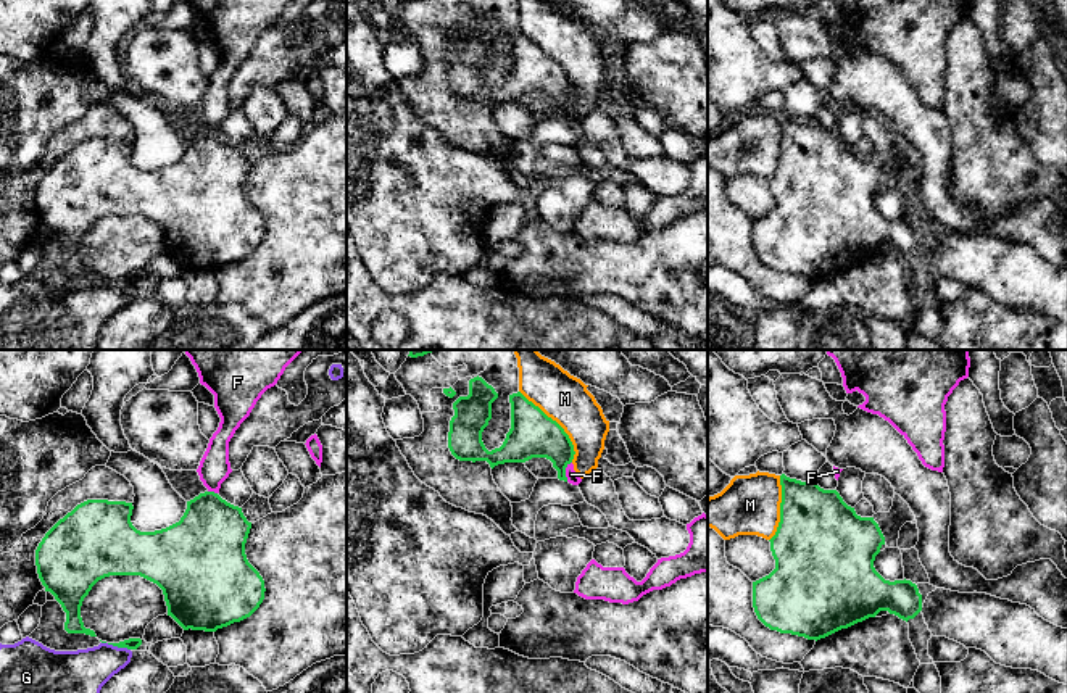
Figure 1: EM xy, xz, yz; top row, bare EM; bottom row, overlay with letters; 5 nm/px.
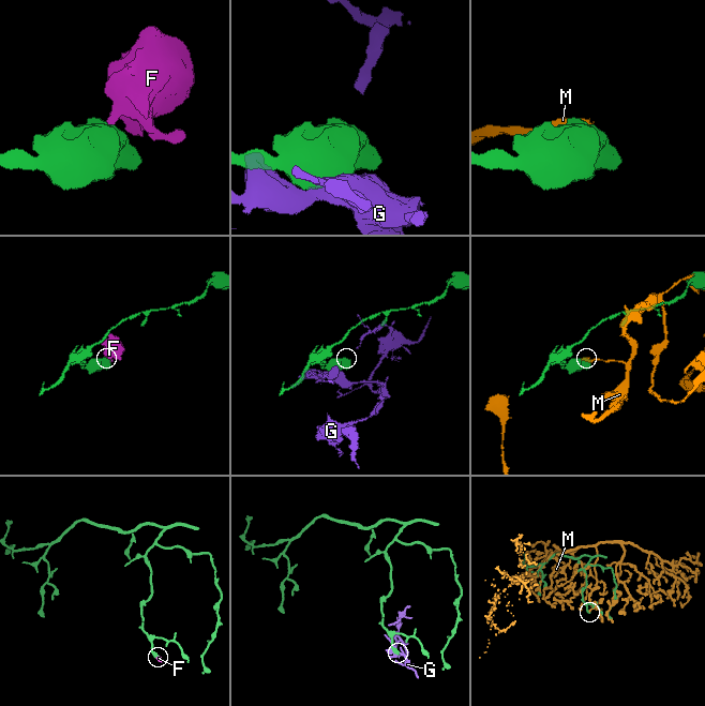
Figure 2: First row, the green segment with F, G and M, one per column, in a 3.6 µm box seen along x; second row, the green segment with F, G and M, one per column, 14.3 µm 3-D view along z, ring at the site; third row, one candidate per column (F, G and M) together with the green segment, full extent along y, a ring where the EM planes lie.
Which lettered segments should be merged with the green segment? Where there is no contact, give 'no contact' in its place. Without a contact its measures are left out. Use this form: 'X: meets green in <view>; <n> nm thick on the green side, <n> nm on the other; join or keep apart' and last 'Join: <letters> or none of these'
F: meets green in xz; 240 nm thick on the green side, 60 nm on the other; keep apart
G: meets green in xy; 60 nm thick on the green side, 220 nm on the other; keep apart
M: meets green in xz; 240 nm thick on the green side, 240 nm on the other; keep apart
Join: none of these

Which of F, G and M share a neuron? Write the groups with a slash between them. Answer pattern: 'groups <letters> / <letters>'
groups F M / G

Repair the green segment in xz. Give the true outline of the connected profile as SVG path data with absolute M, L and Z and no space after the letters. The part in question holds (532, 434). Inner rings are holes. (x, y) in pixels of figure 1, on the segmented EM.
M482 377L469 380L469 395L453 403L448 448L459 461L487 461L493 469L504 463L525 463L546 458L558 471L558 479L567 482L566 467L574 459L574 445L564 429L548 417L521 392L509 395L511 429L500 448L488 451L482 432L492 419L492 403L498 393Z

